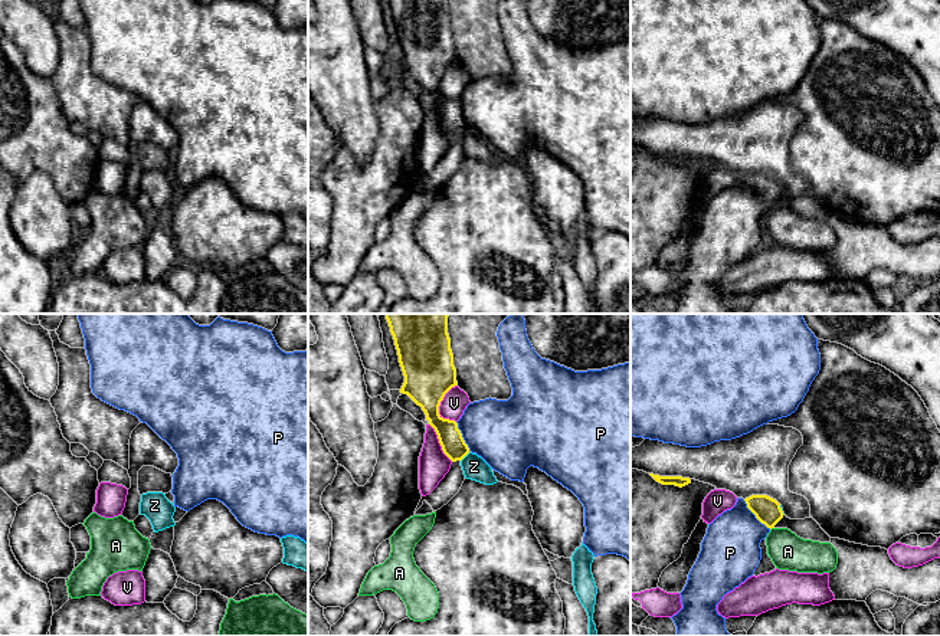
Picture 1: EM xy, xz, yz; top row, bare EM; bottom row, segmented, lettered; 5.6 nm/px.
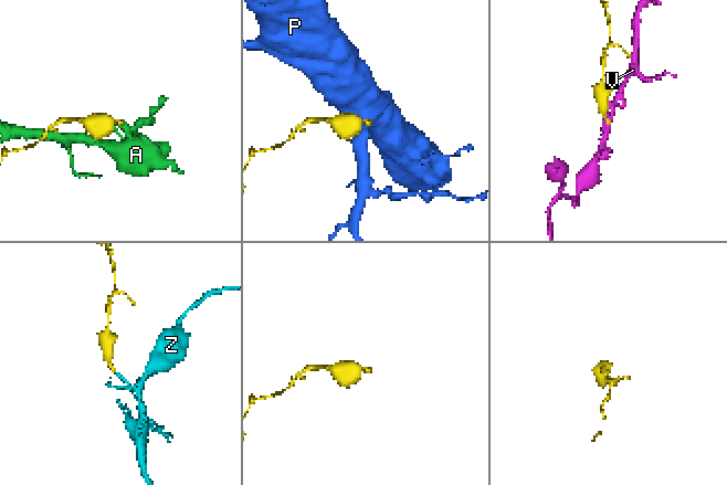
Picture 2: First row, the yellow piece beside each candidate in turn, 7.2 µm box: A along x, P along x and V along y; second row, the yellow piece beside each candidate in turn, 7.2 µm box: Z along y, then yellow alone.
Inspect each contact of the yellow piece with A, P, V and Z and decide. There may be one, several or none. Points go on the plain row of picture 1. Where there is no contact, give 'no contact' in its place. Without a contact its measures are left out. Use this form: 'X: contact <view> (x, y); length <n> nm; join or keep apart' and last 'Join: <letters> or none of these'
A: contact yz (772, 205); length 30 nm; keep apart
P: contact yz (755, 192); length 220 nm; keep apart
V: contact xz (439, 82); length 220 nm; keep apart
Z: contact xz (465, 133); length 80 nm; join
Join: Z

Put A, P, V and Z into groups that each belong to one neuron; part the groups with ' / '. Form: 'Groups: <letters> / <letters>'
Groups: A / P / V / Z

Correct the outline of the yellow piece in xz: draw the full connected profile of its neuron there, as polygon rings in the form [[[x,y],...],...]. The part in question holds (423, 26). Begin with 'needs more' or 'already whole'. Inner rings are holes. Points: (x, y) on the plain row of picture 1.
needs more; [[[389,0],[389,4],[405,53],[400,71],[422,85],[443,131],[461,140],[466,157],[497,161],[492,145],[469,128],[458,101],[439,92],[445,72],[458,63],[448,0]]]

